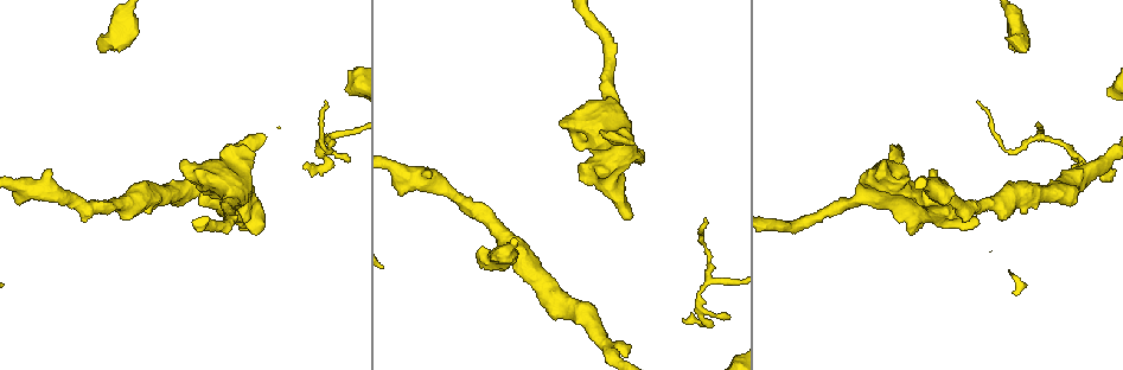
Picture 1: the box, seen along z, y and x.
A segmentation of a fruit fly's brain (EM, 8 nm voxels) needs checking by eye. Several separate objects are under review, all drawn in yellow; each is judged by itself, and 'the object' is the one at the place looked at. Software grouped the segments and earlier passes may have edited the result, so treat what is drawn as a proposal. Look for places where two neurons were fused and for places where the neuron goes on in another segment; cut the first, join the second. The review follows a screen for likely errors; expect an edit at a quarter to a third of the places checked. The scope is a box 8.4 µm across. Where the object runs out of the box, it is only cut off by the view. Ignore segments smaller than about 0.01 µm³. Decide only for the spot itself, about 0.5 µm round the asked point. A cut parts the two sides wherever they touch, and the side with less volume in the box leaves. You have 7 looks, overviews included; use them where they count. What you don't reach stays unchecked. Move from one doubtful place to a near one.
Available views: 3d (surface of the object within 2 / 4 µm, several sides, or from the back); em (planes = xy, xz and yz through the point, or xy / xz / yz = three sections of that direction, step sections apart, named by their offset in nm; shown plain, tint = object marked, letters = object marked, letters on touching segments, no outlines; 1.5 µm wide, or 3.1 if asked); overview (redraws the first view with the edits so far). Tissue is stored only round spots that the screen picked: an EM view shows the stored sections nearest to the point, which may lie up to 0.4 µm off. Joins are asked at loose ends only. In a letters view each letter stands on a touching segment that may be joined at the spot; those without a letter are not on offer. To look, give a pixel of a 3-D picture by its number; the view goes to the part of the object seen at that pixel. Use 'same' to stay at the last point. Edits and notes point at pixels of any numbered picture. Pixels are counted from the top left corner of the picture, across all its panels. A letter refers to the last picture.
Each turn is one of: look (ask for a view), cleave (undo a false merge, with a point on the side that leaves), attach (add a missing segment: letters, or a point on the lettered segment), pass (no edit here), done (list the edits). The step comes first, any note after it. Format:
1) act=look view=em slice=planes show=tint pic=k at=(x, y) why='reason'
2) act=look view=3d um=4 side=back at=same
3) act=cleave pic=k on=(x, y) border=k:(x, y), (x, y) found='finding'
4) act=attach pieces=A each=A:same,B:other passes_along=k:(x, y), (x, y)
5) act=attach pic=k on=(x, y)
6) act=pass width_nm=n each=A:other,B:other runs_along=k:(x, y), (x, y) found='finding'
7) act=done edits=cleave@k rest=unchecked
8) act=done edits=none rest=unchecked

act=look view=em slice=planes show=letters pic=1 at=(707, 324) why='abrupt turn'

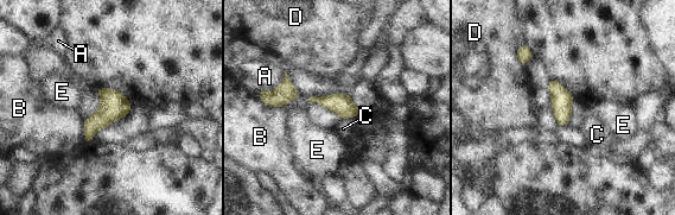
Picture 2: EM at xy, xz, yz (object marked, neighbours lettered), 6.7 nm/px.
act=pass width_nm=140 each=A:other,B:other,C:other,D:other,E:other border=2:(355, 117), (341, 119) found='all the same neuron'

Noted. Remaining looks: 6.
act=look view=em slice=planes show=letters pic=1 at=(246, 220) why='free end'

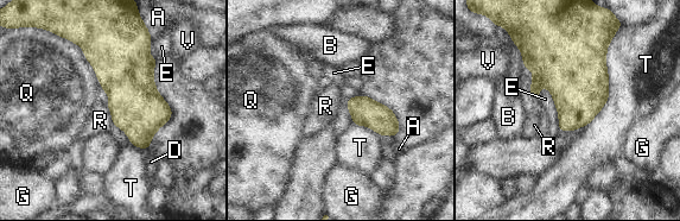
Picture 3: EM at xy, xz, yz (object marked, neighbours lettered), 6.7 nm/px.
act=pass each=A:other,B:other,D:other,E:other,G:other,Q:other,R:other,T:other,V:other border=3:(523, 67), (536, 100) found='no lettered segment goes on from it'

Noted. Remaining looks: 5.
act=look view=em slice=yz step=8 show=tint pic=1 at=(1018, 44) why='calibre changes'

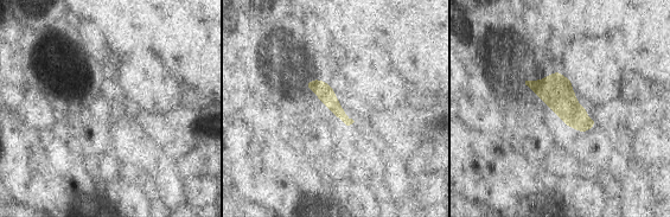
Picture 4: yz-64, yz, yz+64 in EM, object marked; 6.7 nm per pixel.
act=look view=em slice=xz step=4 show=letters at=same why='another direction'

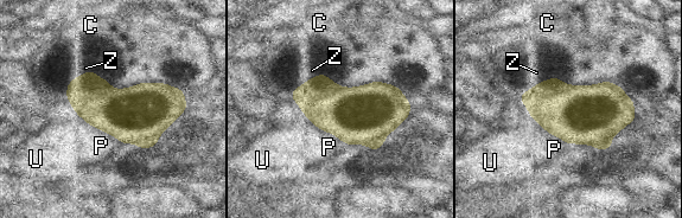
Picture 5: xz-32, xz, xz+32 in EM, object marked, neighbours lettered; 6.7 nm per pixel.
act=pass each=C:other,P:other,U:other,Z:other border=5:(555, 76), (536, 83), (517, 96) found='all the same neuron'

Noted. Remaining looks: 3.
act=done edits=none rest=unchecked

